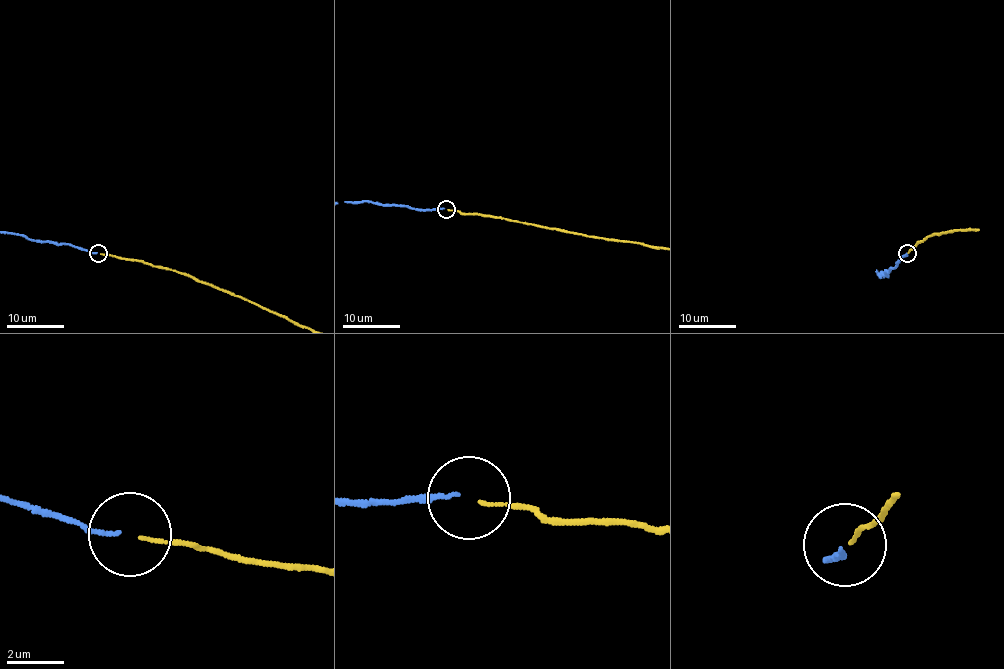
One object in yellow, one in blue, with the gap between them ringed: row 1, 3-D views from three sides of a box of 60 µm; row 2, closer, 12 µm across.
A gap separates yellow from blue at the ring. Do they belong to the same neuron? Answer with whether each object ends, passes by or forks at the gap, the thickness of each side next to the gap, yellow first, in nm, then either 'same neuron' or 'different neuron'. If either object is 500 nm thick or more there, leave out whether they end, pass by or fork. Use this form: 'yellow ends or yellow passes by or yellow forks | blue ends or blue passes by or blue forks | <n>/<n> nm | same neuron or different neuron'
yellow ends | blue ends | 110/120 nm | same neuron

